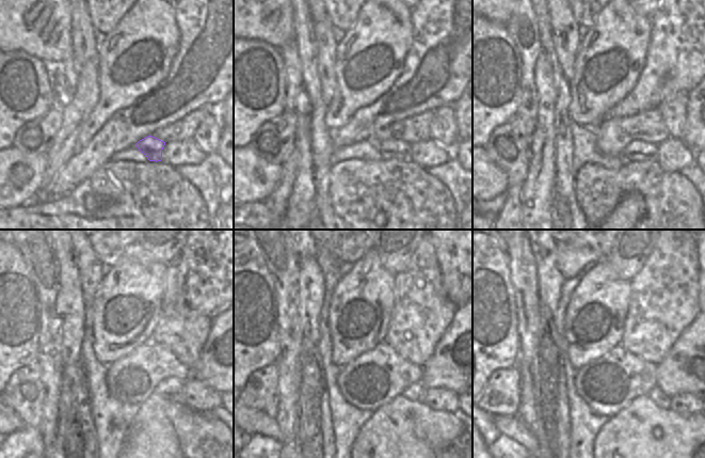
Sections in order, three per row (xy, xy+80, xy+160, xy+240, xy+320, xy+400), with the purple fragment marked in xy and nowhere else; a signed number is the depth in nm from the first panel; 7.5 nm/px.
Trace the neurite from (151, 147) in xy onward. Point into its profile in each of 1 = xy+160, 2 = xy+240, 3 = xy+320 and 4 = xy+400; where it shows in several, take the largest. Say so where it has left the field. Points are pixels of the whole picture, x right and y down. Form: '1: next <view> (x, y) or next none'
1: next xy+160 (637, 151)
2: next xy+240 (172, 389)
3: next xy+320 (416, 392)
4: next xy+400 (661, 399)

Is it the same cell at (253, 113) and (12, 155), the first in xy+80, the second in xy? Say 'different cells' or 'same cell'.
different cells

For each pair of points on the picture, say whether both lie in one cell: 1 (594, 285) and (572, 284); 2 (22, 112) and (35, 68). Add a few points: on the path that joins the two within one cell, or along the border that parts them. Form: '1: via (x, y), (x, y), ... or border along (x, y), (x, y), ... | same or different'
1: border along (582, 274), (567, 308) | different
2: via (22, 101), (22, 83), (27, 79) | same

